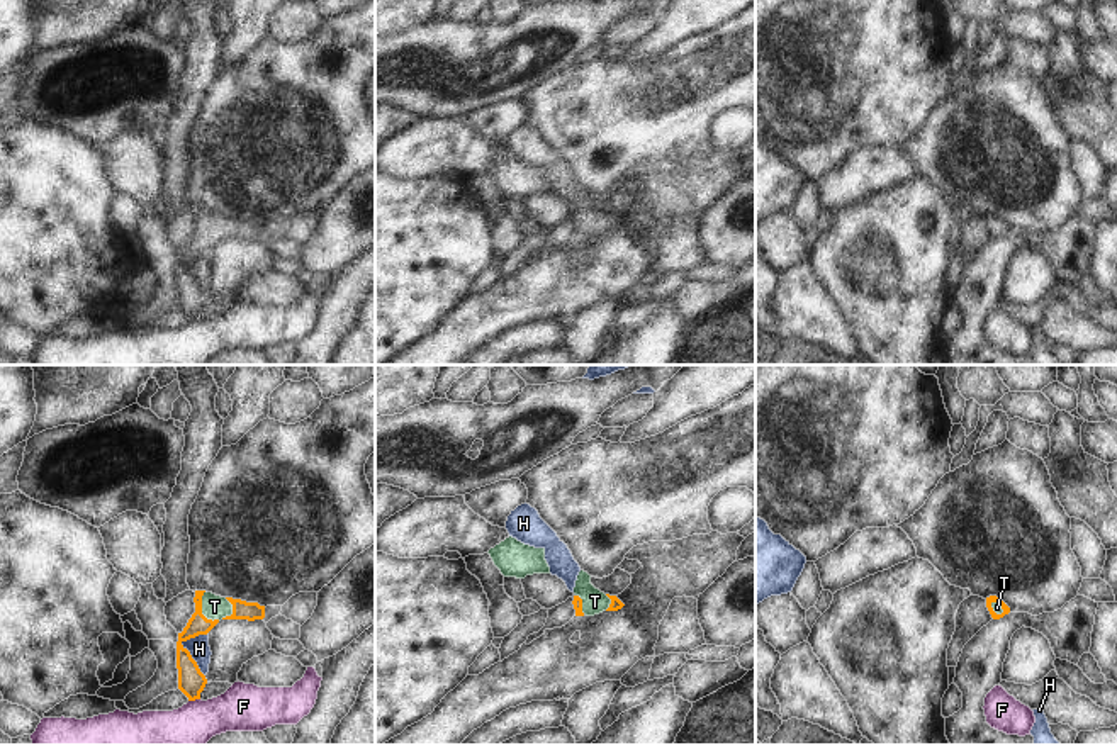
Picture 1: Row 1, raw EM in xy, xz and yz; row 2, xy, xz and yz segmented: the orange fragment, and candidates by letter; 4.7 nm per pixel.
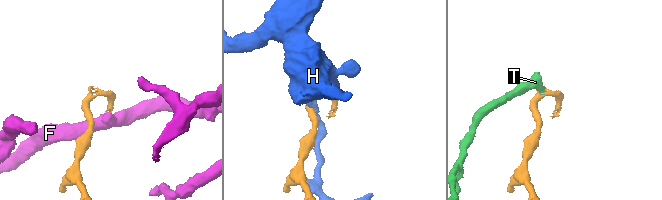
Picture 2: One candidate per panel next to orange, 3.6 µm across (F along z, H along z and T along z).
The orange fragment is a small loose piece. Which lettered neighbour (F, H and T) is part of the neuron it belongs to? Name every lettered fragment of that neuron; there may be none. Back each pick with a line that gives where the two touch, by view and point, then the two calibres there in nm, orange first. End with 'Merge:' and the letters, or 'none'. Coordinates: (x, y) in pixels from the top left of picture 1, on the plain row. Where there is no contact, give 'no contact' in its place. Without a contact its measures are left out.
T: meets orange in xy at (206, 238); 100 nm thick on the orange side, 110 nm on the other
Merge: T

